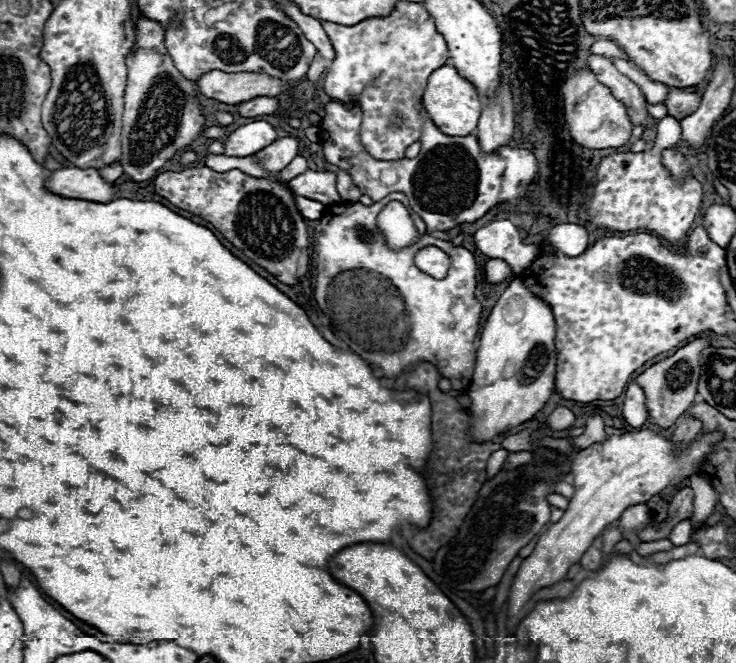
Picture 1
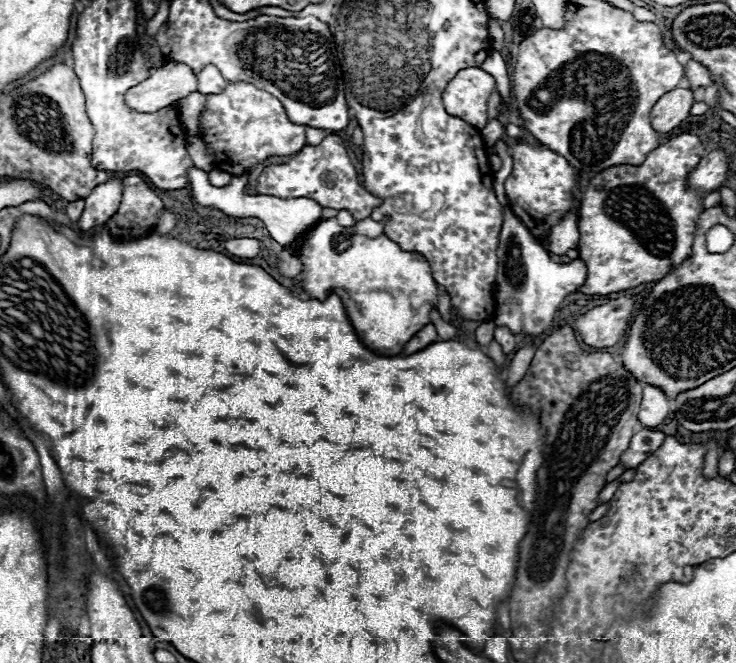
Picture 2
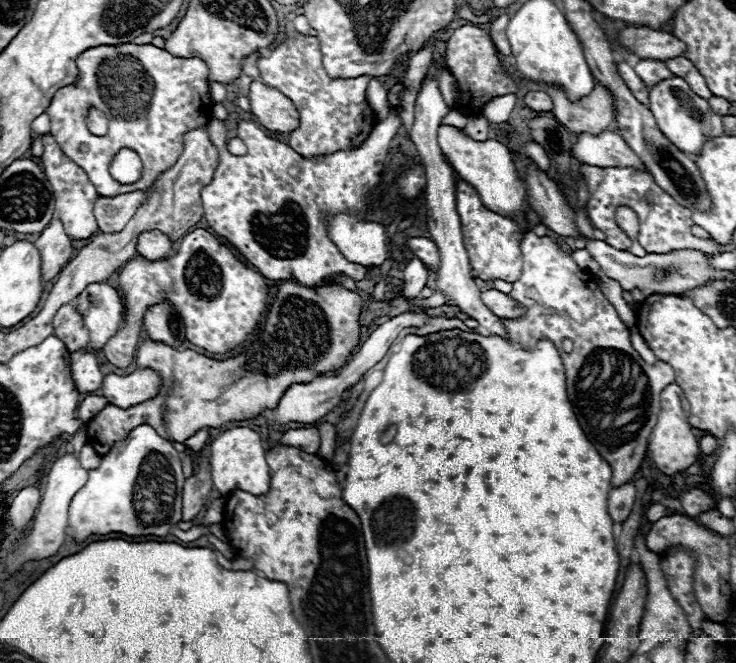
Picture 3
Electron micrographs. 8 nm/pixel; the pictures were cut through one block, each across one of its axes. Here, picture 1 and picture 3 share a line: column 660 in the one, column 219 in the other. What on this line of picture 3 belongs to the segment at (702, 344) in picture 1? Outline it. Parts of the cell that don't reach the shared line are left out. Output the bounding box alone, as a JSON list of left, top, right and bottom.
[88,280,362,456]

